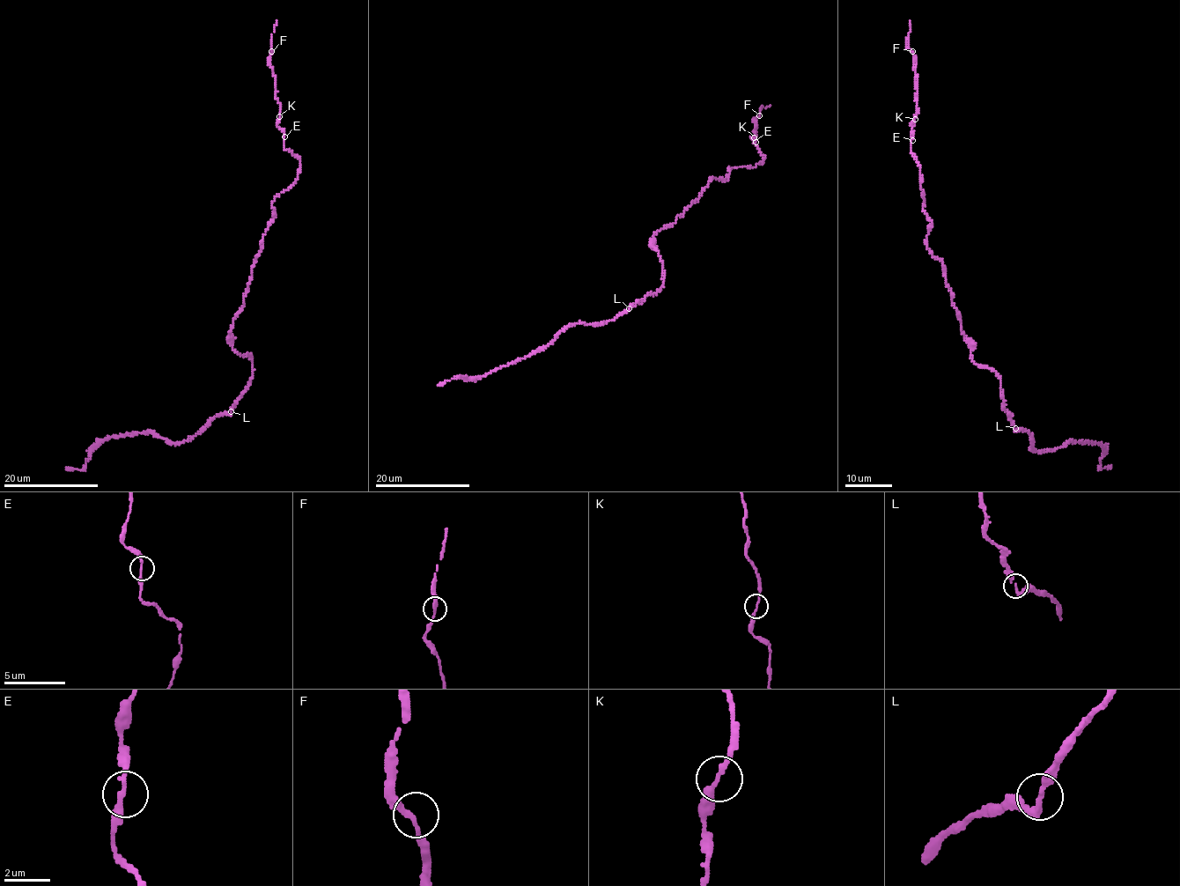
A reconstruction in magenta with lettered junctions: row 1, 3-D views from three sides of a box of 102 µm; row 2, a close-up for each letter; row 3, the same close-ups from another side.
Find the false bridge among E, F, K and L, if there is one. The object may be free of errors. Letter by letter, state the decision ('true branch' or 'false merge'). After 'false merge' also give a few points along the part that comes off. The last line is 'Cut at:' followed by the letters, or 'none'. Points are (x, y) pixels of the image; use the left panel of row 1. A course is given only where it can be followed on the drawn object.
E: true branch
F: true branch
K: true branch
L: true branch
Cut at: none

